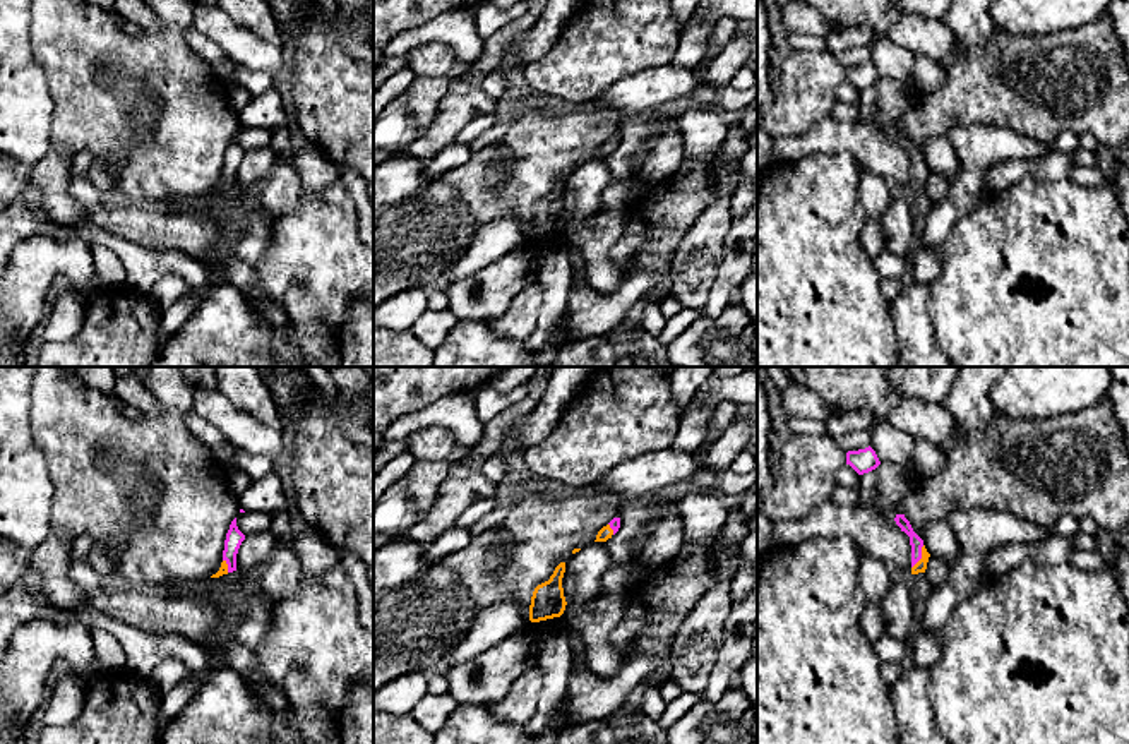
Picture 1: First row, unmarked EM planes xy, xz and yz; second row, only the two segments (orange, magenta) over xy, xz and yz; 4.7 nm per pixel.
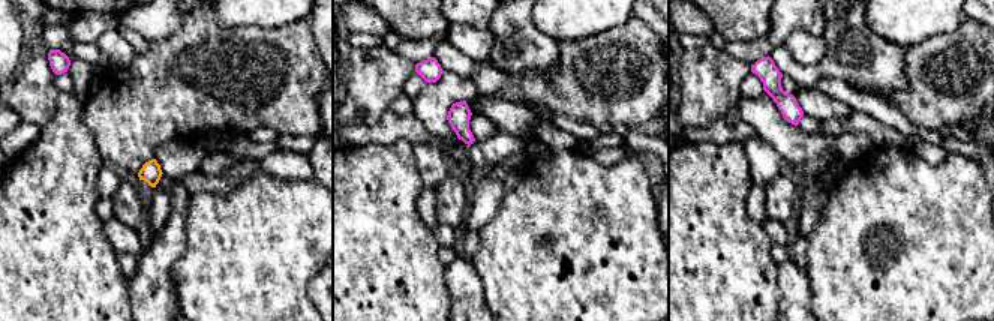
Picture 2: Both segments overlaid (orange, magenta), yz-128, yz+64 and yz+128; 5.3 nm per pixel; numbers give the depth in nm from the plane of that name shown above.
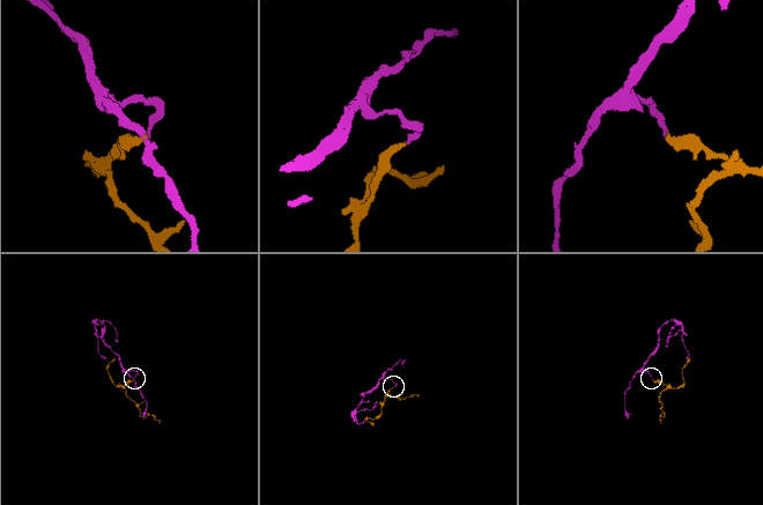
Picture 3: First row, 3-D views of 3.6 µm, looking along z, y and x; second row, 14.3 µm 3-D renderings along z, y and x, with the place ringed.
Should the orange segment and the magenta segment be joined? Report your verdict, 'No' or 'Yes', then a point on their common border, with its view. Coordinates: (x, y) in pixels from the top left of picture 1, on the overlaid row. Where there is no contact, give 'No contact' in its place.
Yes. Touches orange at yz (922, 558)

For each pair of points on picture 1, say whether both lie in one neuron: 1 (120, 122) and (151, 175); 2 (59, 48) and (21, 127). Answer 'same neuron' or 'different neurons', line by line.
1: same neuron
2: different neurons

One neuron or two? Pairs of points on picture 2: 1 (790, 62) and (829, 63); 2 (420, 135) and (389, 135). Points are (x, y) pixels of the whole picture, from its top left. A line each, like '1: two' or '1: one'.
1: one
2: one

